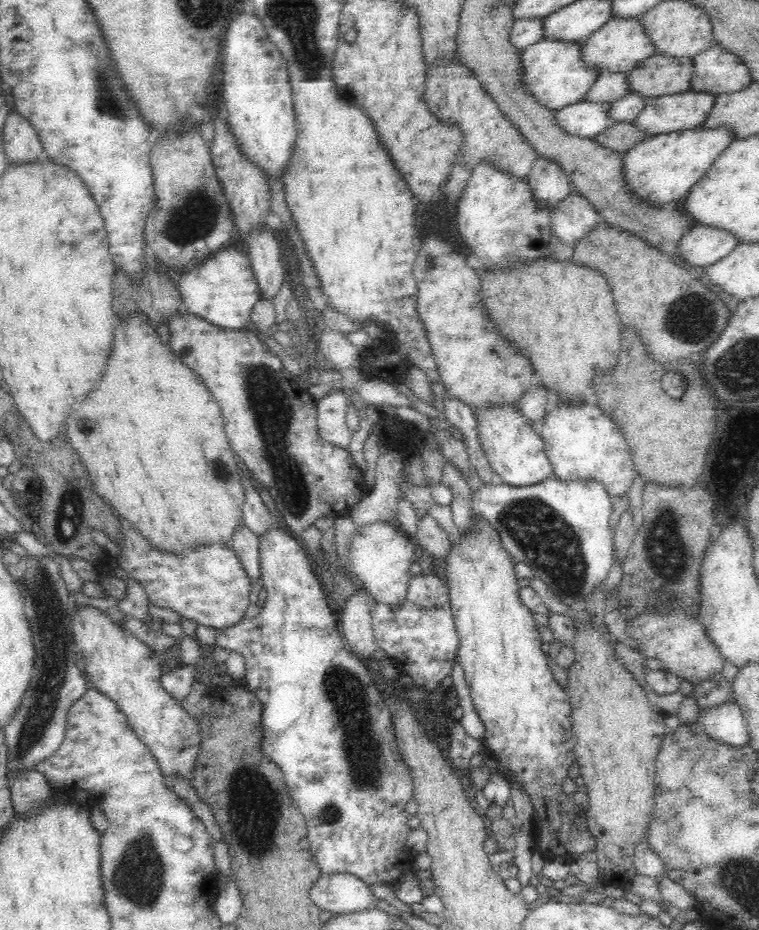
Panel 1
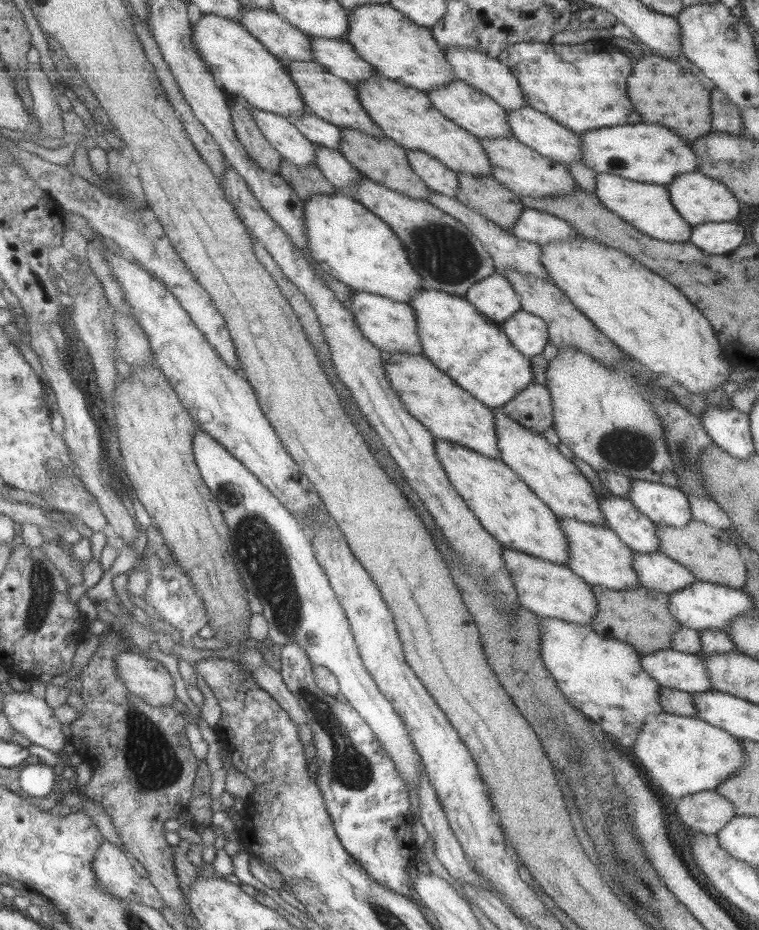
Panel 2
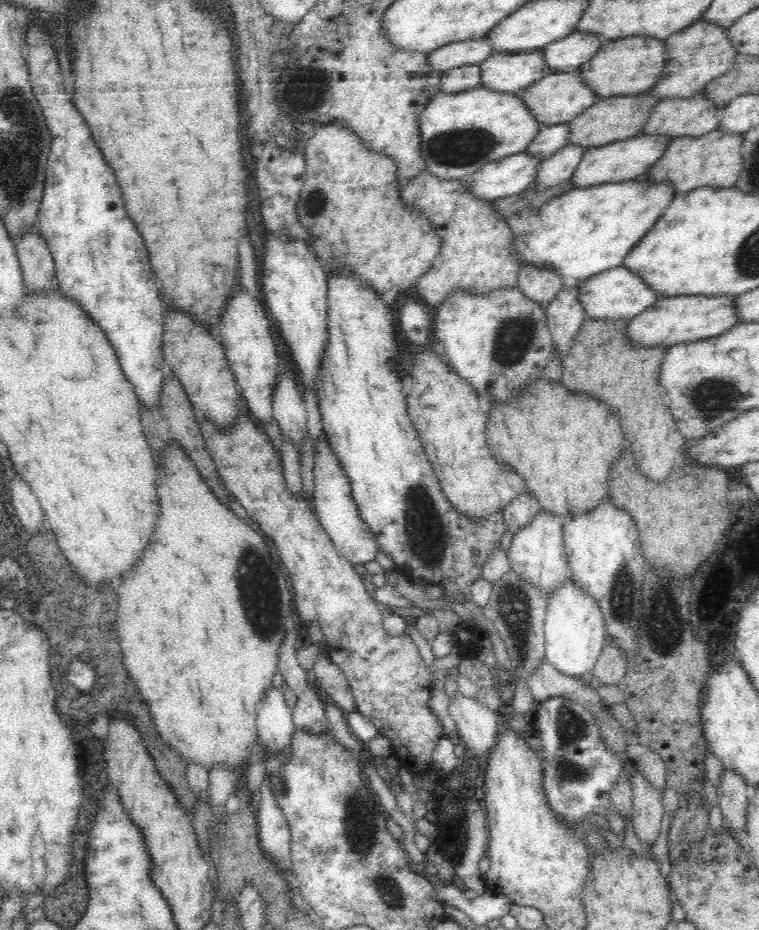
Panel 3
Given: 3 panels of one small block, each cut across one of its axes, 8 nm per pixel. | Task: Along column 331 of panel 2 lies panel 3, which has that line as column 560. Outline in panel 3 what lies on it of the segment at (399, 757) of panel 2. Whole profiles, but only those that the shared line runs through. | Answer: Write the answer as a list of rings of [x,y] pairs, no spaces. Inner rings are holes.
[[[571,578],[546,602],[544,636],[548,662],[558,673],[572,679],[580,680],[585,674],[593,673],[603,652],[606,636],[600,607],[584,591],[574,587]]]

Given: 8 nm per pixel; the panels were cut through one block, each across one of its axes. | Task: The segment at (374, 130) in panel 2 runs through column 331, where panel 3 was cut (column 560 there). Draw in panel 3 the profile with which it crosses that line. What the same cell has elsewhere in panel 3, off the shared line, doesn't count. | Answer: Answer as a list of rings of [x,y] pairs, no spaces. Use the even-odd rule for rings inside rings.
[[[580,72],[574,74],[556,74],[547,75],[545,78],[531,83],[531,85],[519,93],[524,107],[530,111],[534,120],[539,122],[540,127],[552,126],[552,124],[567,124],[575,116],[583,114],[588,108],[591,108],[598,97],[594,95],[580,79]]]

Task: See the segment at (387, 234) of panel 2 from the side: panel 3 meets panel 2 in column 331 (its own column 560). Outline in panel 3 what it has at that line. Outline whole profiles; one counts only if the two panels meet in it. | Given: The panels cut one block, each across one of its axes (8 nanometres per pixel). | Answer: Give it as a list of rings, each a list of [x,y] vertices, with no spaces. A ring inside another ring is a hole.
[[[644,178],[633,181],[633,182],[624,182],[619,184],[602,184],[600,186],[592,186],[590,188],[571,188],[570,190],[547,200],[538,211],[539,214],[539,227],[536,230],[524,233],[513,234],[511,236],[511,250],[513,250],[513,255],[517,259],[520,265],[529,264],[534,268],[541,268],[542,270],[552,270],[557,272],[561,278],[565,279],[565,281],[573,281],[578,283],[579,281],[586,280],[591,276],[596,274],[600,274],[600,272],[607,271],[610,268],[616,268],[621,266],[624,258],[628,252],[635,247],[635,244],[639,242],[639,240],[654,226],[656,220],[660,218],[660,215],[666,210],[666,207],[672,202],[674,198],[673,190],[670,184],[656,184],[648,183],[648,181],[644,180]]]

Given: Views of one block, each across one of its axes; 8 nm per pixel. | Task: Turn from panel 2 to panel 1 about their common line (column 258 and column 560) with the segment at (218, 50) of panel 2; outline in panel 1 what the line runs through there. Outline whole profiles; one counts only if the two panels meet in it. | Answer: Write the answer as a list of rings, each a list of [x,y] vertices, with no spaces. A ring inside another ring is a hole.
[[[542,40],[524,48],[521,52],[521,80],[526,93],[537,100],[550,112],[556,112],[583,101],[587,90],[596,82],[599,74],[593,72],[581,60],[581,44],[560,42],[558,40]]]

